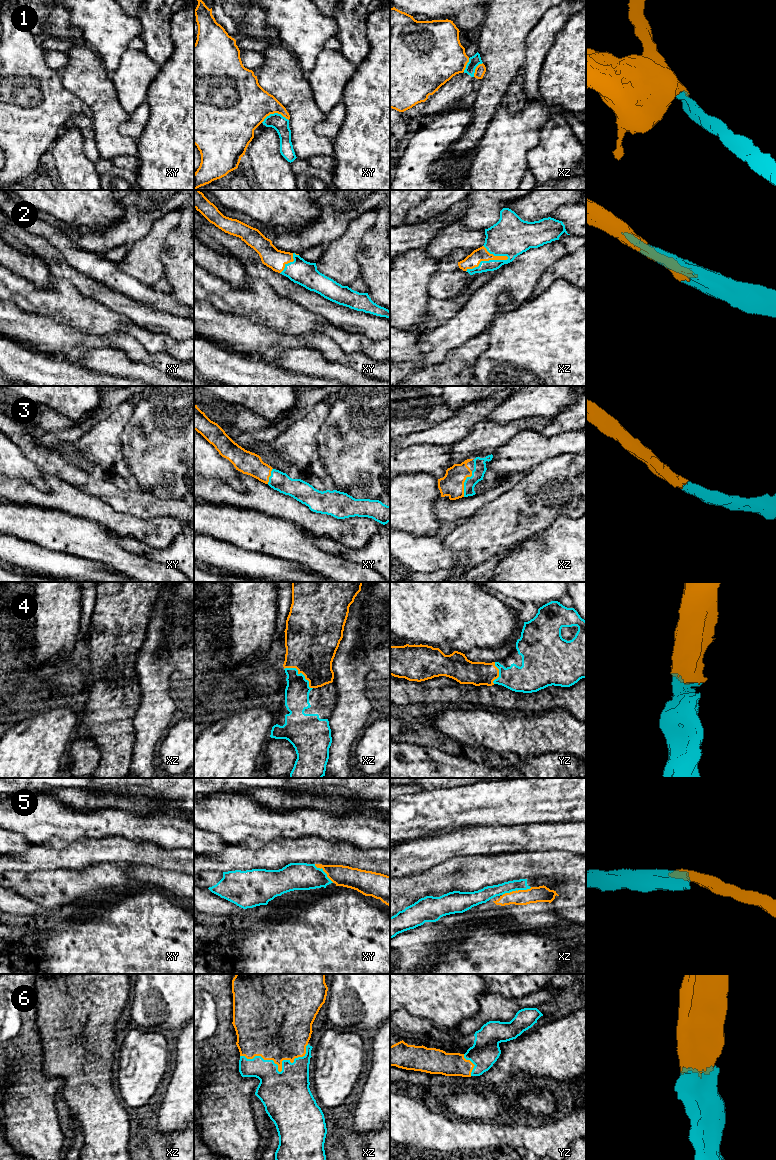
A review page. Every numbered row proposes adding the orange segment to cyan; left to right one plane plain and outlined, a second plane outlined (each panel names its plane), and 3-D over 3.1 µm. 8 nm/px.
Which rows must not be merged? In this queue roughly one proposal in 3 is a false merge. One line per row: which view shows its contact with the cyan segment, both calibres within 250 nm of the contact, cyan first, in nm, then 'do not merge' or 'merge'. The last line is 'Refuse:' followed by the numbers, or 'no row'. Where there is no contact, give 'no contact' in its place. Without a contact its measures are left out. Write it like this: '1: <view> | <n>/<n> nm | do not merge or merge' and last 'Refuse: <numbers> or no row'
1: xy | 120/400 nm | do not merge
2: xz | 280/120 nm | merge
3: xz | 100/190 nm | merge
4: xz | 190/420 nm | merge
5: xz | 110/130 nm | do not merge
6: xz | 400/320 nm | merge
Refuse: 1, 5

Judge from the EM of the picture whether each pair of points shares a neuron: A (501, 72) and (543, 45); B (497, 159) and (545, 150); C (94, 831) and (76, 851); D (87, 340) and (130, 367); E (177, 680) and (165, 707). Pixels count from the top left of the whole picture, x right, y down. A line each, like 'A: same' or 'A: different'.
A: different
B: different
C: different
D: different
E: different

